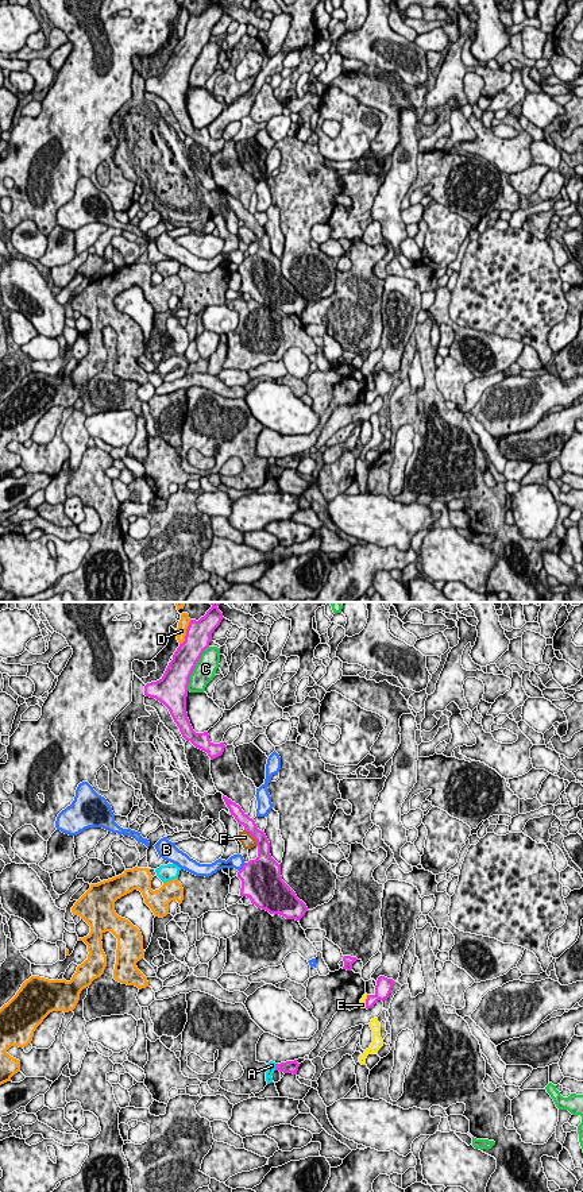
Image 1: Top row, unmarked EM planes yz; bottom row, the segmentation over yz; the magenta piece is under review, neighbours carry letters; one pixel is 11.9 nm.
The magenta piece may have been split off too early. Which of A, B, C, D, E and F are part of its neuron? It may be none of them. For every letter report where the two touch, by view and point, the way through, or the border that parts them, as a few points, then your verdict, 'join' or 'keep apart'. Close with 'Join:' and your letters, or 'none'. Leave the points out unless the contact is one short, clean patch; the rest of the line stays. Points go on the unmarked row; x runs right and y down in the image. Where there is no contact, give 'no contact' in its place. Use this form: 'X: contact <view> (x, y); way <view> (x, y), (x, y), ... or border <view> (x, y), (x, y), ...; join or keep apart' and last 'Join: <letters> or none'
A: contact yz (275, 462); keep apart
B: contact yz (243, 262); keep apart
C: contact yz (193, 64); keep apart
D: contact yz (186, 27); keep apart
E: contact yz (366, 397); border yz (367, 390), (365, 402); keep apart
F: contact yz (253, 231); keep apart
Join: none

